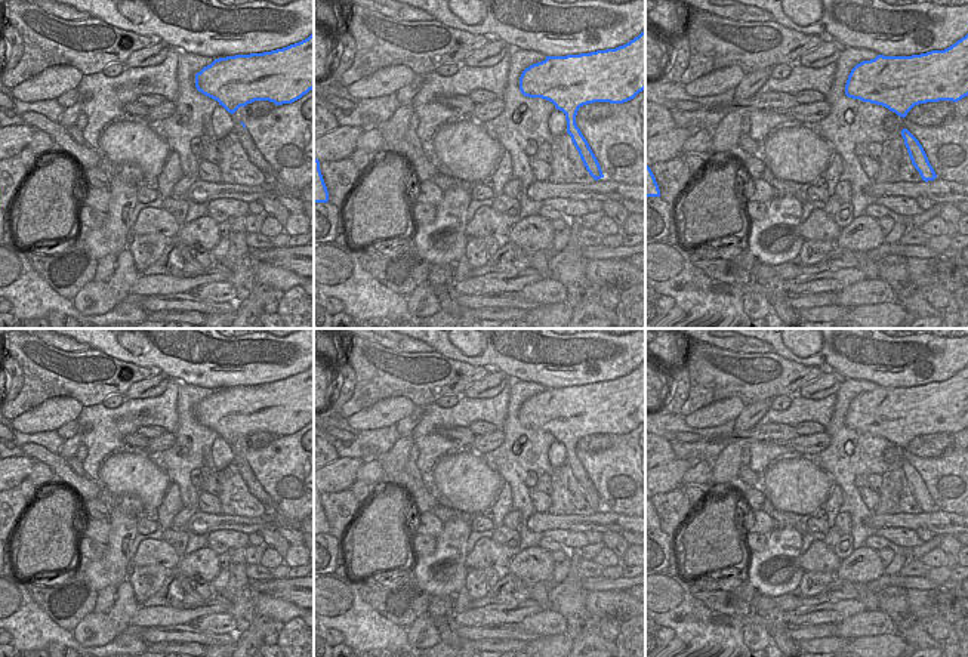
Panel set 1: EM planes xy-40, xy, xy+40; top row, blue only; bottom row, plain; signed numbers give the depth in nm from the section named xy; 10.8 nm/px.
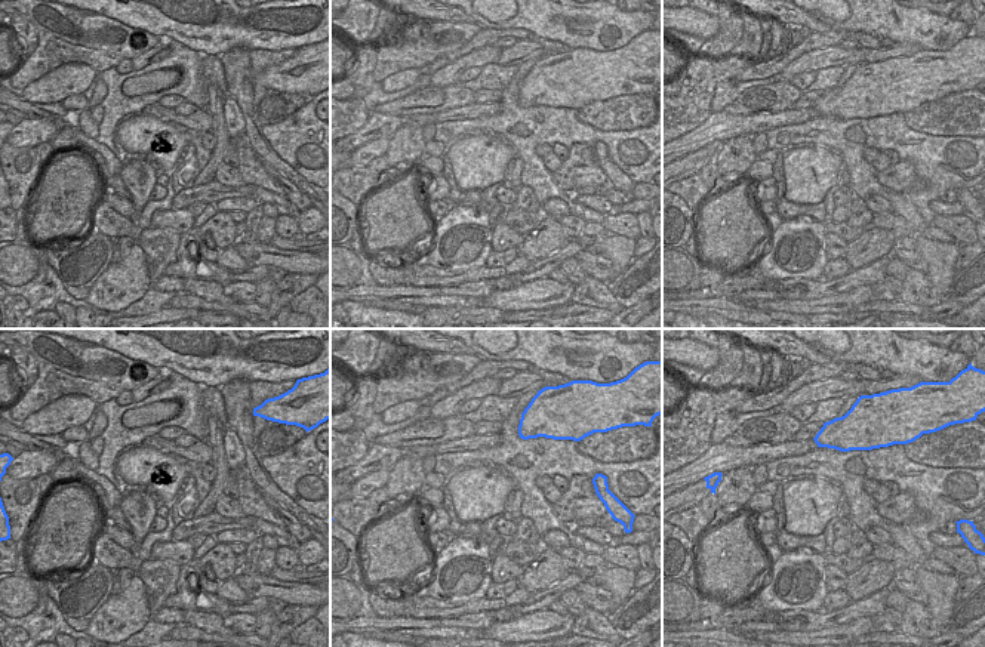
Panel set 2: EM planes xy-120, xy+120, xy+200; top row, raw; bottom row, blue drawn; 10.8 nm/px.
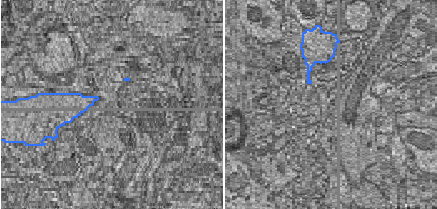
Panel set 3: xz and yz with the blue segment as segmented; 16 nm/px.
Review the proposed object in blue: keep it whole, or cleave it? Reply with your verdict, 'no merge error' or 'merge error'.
no merge error

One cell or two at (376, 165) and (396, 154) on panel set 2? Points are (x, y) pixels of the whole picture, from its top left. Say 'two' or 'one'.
two

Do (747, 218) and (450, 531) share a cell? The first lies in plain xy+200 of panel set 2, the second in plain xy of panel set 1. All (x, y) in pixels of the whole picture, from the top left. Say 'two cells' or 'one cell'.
two cells

